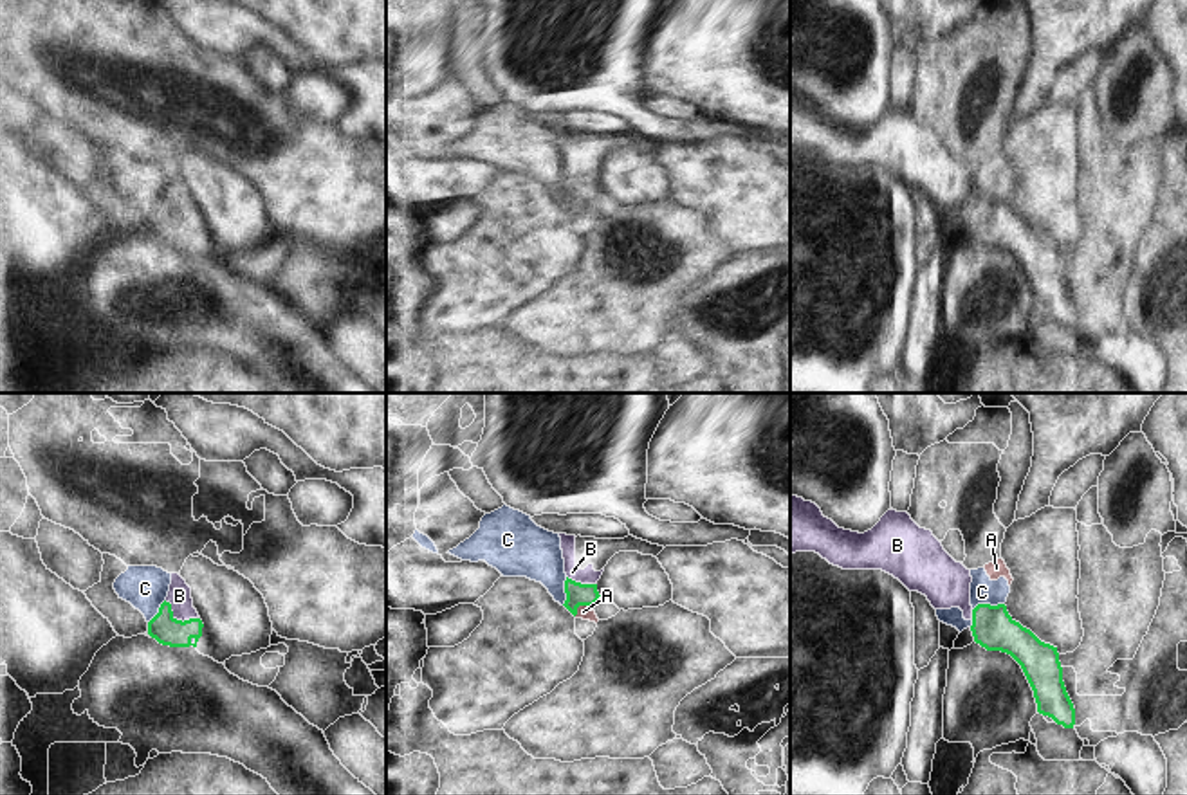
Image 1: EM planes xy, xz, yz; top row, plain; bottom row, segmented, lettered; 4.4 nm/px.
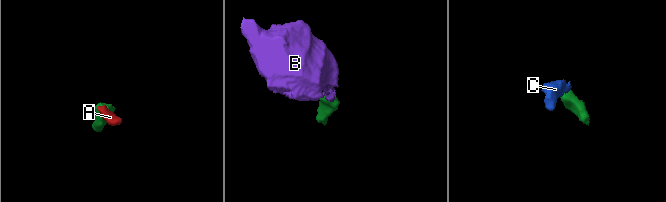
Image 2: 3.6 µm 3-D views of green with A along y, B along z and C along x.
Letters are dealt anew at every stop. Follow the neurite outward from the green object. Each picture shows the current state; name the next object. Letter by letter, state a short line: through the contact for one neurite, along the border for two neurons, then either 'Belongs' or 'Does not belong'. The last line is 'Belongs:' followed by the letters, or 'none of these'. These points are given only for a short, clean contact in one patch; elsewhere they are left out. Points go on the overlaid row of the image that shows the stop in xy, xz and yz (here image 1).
A: Line: xz (592, 604), (581, 604), (574, 615). Does not belong
B: Line: xy (166, 630), (179, 621), (179, 595). Belongs
C: Line: yz (1003, 603), (978, 604), (973, 610). Does not belong
Belongs: B.

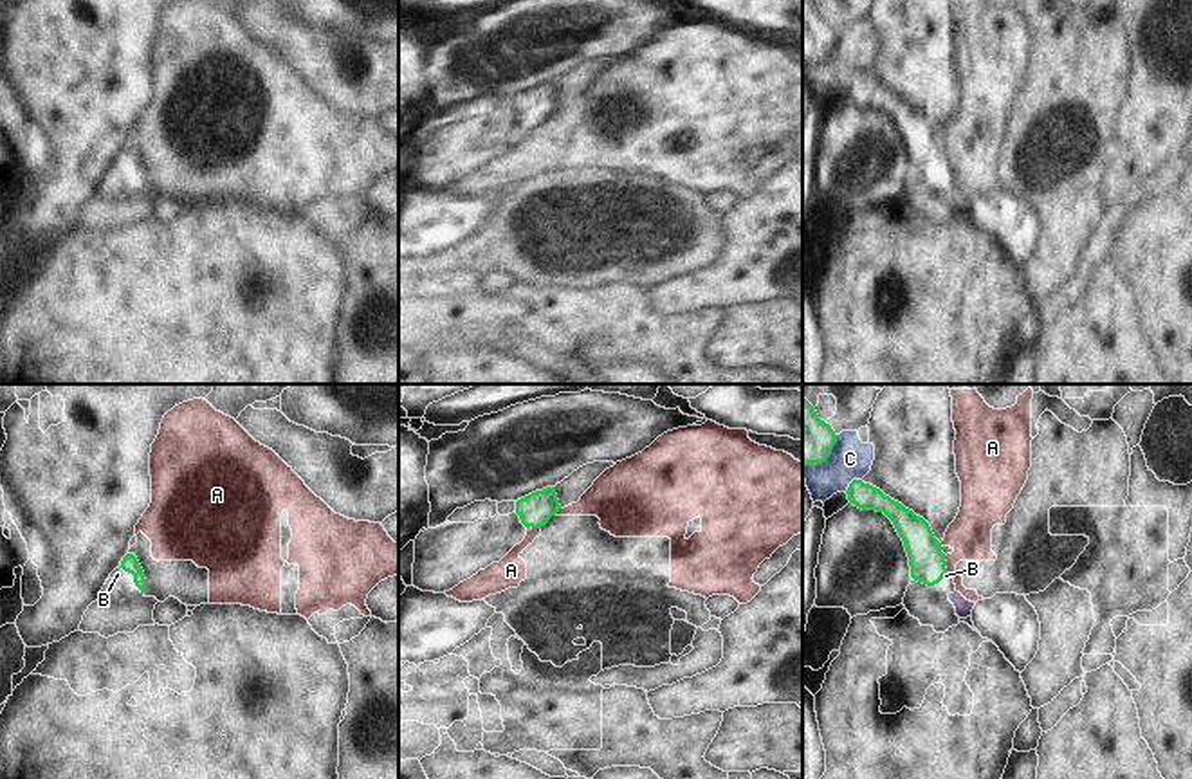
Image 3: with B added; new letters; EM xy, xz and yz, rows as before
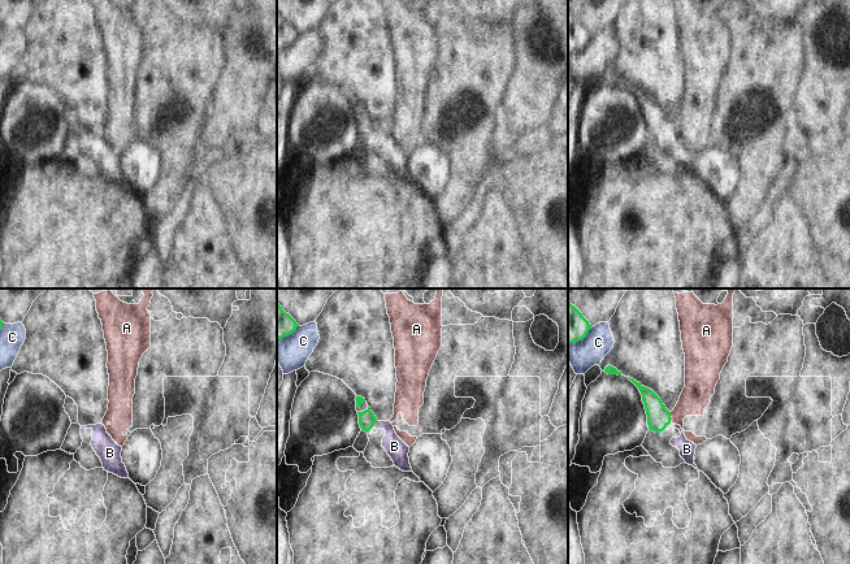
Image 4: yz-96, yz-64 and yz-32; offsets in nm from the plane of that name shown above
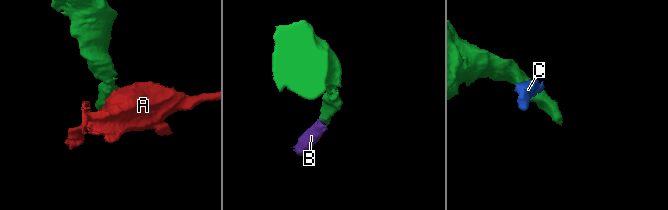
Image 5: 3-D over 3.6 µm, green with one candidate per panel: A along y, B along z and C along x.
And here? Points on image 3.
A: Does not belong
B: Line: xy (128, 563), (127, 570), (118, 574). Belongs
C: Line: yz (861, 478), (855, 478), (844, 491). Does not belong
Belongs: B.

